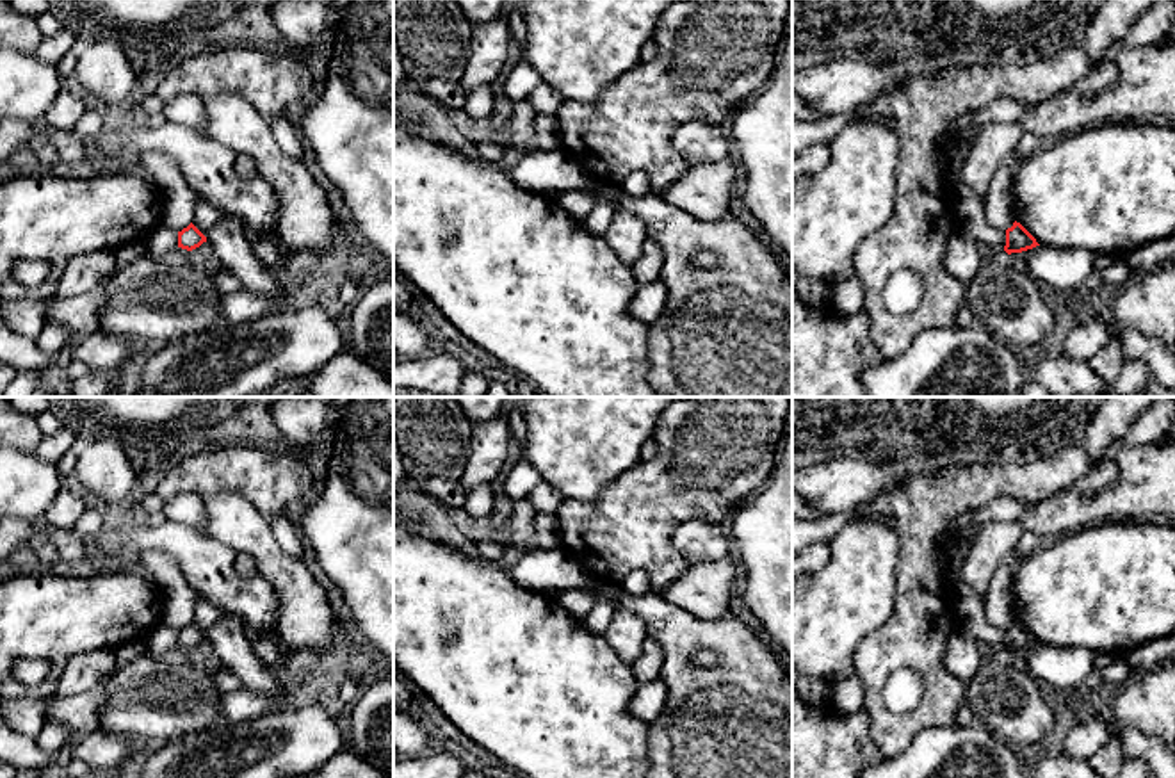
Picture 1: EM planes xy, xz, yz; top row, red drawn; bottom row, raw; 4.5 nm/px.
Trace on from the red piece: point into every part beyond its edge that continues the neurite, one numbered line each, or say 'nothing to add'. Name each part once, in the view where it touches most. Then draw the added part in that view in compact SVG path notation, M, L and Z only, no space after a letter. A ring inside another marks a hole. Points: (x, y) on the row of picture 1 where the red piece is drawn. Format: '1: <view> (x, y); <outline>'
nothing to add

